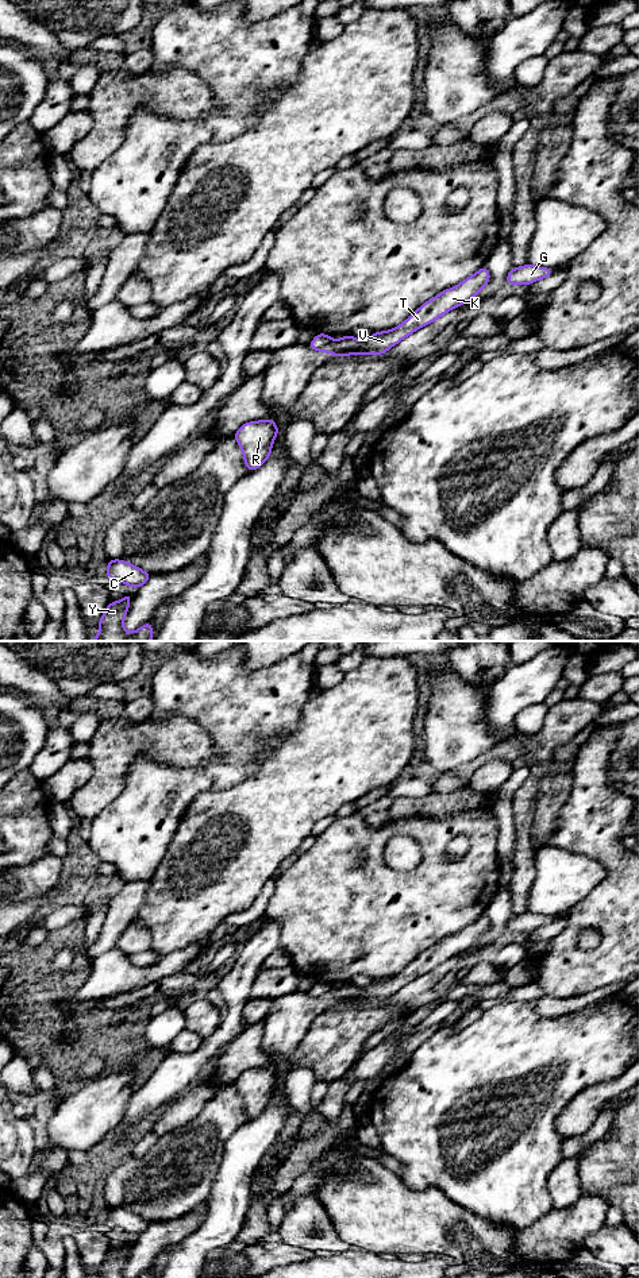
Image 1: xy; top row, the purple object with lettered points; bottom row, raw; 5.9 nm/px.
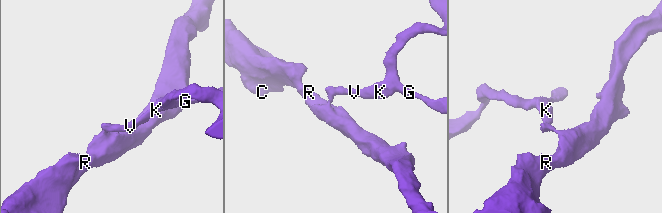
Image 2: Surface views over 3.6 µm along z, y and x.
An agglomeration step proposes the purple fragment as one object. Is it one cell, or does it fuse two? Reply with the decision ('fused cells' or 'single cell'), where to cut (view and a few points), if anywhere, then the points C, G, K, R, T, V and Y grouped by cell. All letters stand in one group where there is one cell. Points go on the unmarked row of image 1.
fused cells; cut in xy along (331, 987), (318, 997); C R Y / G K T V

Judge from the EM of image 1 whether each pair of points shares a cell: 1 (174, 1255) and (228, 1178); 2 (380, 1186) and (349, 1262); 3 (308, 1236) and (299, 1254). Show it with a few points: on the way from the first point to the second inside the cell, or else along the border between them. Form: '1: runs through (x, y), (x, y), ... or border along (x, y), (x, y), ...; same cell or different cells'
1: runs through (196, 1243), (226, 1213), (228, 1200); same cell
2: border along (350, 1246), (384, 1255); different cells
3: border along (280, 1239), (307, 1248), (316, 1257); different cells

